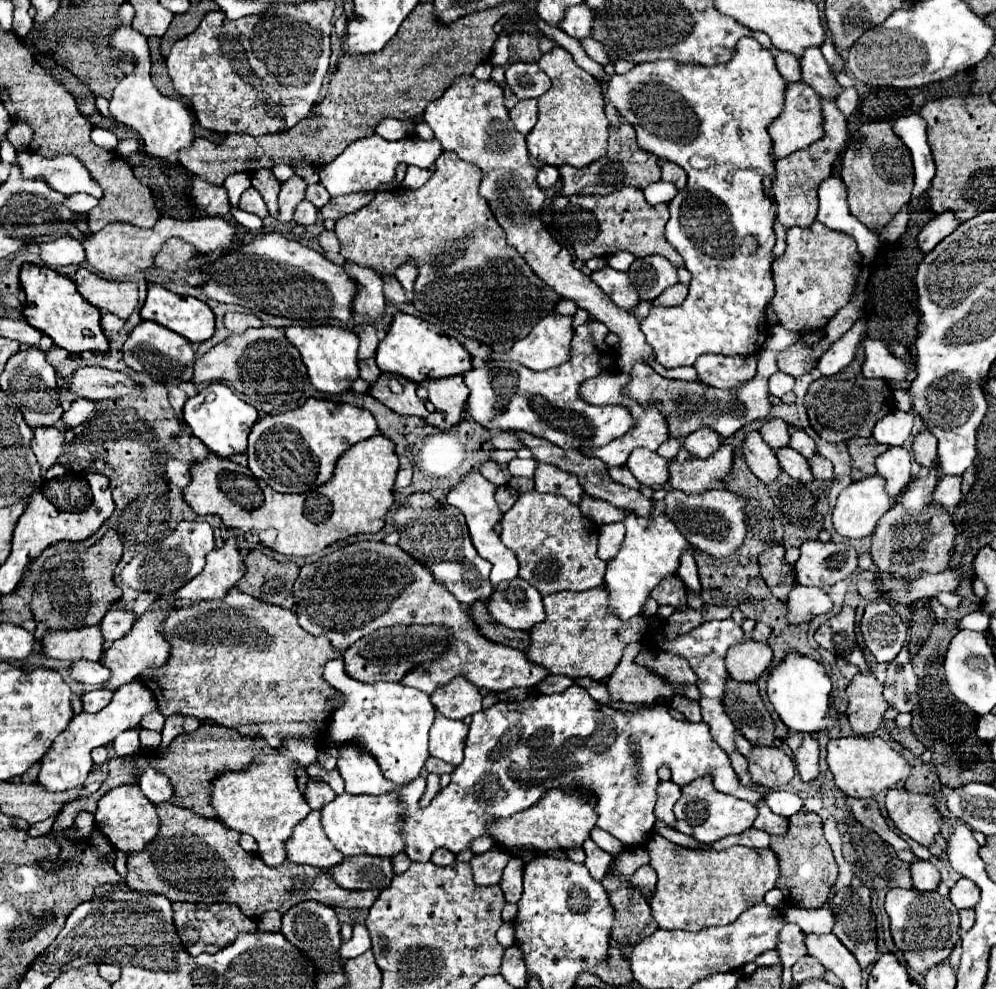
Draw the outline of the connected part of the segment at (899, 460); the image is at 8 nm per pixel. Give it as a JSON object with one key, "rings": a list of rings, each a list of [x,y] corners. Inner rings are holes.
{"rings":[[[890,447],[876,459],[878,475],[886,481],[886,493],[892,501],[910,481],[910,453],[904,447]]]}

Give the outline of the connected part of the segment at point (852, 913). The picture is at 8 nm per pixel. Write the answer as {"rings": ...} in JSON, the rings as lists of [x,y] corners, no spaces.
{"rings":[[[860,885],[860,887],[846,887],[842,891],[836,891],[830,907],[832,907],[832,915],[834,915],[832,933],[858,959],[862,969],[868,967],[876,957],[876,923],[874,923],[874,915],[870,909],[870,889]]]}

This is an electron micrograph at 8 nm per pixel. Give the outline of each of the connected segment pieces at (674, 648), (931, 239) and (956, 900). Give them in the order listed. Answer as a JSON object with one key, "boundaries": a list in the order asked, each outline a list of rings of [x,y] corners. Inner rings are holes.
{"boundaries":[[[[726,619],[710,621],[696,627],[692,633],[666,639],[663,635],[664,624],[655,626],[650,630],[658,630],[658,633],[654,633],[654,647],[650,649],[684,657],[696,673],[704,722],[676,720],[670,717],[666,703],[652,703],[634,711],[614,709],[594,701],[588,691],[578,685],[572,685],[564,693],[556,695],[532,693],[522,703],[512,701],[512,705],[492,705],[490,709],[478,711],[472,717],[470,727],[460,719],[448,719],[436,711],[436,719],[430,729],[430,755],[450,765],[458,765],[464,751],[464,761],[450,775],[450,785],[442,789],[426,809],[418,807],[426,787],[424,775],[418,775],[404,785],[394,781],[390,783],[376,759],[356,747],[340,747],[338,751],[338,771],[346,783],[346,793],[396,793],[400,797],[402,807],[406,807],[406,817],[402,819],[402,839],[412,861],[430,861],[434,849],[438,847],[446,847],[452,853],[468,849],[472,839],[486,835],[484,825],[488,819],[510,817],[530,807],[550,787],[592,789],[598,813],[596,825],[614,835],[624,847],[642,847],[646,845],[656,823],[656,771],[662,765],[668,765],[672,771],[672,781],[680,787],[698,777],[712,777],[716,791],[746,799],[750,803],[760,801],[762,795],[756,789],[744,787],[740,783],[726,755],[736,751],[736,727],[732,721],[728,721],[728,715],[722,707],[722,688],[725,688],[726,681],[724,685],[716,685],[716,679],[720,679],[720,671],[716,671],[716,659],[724,659],[728,647],[744,639],[744,631],[732,619]],[[664,751],[668,755],[666,763]],[[440,807],[444,807],[444,815],[440,815]]],[[[944,211],[944,213],[936,215],[922,227],[922,231],[918,235],[918,247],[924,253],[932,251],[944,237],[954,233],[958,229],[958,225],[960,225],[960,219],[956,219],[956,215],[952,211]]],[[[958,879],[948,897],[956,905],[956,909],[972,909],[980,899],[980,889],[970,879]]]]}

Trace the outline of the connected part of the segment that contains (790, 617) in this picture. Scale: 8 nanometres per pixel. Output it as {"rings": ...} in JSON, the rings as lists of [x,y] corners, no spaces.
{"rings":[[[794,585],[786,599],[786,621],[788,623],[804,623],[816,615],[830,613],[832,601],[824,589]]]}

